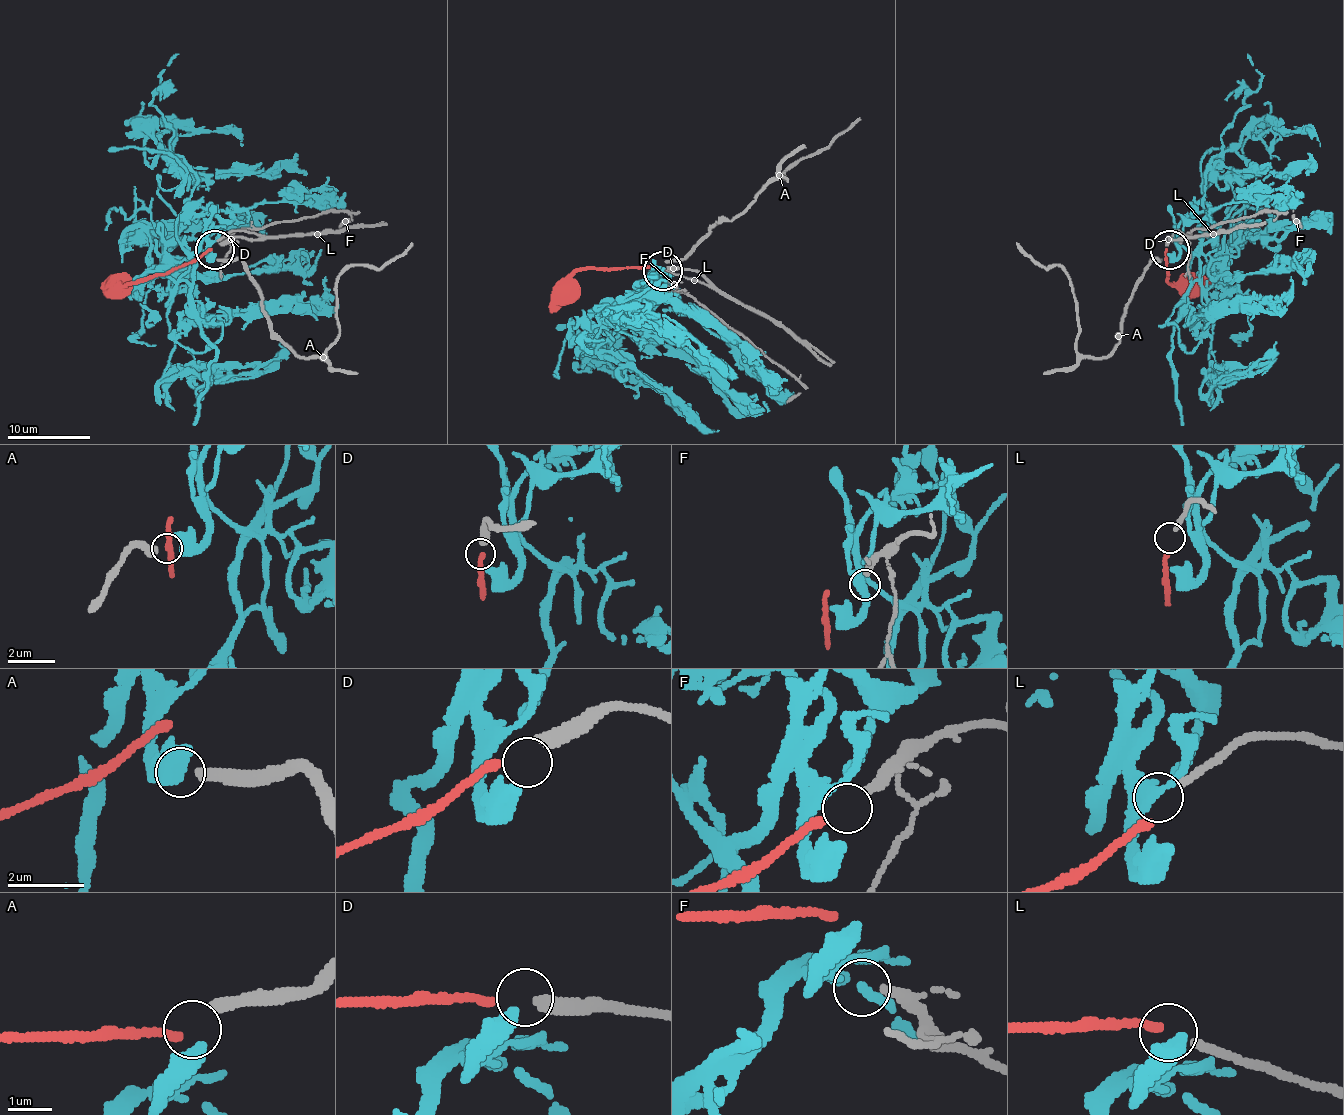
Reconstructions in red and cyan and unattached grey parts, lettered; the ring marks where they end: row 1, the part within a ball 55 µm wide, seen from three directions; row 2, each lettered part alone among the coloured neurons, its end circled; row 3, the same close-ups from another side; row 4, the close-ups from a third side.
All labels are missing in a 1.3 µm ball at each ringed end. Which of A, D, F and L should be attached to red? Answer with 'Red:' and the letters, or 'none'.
Red: none

